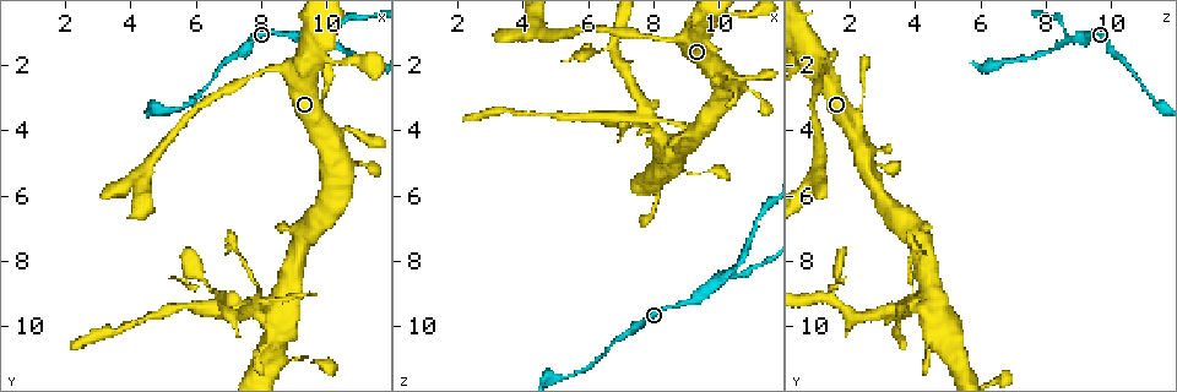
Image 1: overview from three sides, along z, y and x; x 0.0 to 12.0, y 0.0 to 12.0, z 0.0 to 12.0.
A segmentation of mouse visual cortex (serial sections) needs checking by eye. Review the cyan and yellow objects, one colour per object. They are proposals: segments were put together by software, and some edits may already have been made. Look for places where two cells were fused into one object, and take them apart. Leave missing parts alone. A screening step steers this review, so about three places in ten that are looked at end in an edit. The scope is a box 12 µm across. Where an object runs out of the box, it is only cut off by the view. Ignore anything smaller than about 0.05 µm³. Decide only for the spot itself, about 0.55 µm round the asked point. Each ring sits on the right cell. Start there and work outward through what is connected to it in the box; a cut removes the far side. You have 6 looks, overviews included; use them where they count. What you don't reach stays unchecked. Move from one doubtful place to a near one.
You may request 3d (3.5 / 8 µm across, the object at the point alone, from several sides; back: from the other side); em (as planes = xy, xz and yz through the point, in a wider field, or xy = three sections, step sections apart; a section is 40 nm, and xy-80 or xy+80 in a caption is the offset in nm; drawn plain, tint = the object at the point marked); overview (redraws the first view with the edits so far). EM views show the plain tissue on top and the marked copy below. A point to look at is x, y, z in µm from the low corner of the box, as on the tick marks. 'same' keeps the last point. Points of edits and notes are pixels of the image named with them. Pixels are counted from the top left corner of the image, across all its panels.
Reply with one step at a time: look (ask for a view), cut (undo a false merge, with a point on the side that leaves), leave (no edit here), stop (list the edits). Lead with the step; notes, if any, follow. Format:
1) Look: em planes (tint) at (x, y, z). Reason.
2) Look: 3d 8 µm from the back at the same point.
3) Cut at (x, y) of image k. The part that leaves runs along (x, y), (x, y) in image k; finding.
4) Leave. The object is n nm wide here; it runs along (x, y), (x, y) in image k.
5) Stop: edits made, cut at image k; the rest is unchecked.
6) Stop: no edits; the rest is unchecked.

Look: 3d 3.5 µm from the back at (9.9, 1.3, 8.7). Three arms meet.

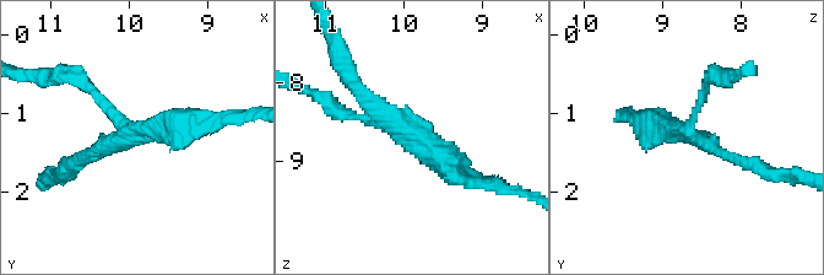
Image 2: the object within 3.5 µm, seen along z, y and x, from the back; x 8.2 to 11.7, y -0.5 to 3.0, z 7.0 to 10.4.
Look: em xy step 3 (tint) at (10.00, 1.30, 8.60). Shape alone is not enough.

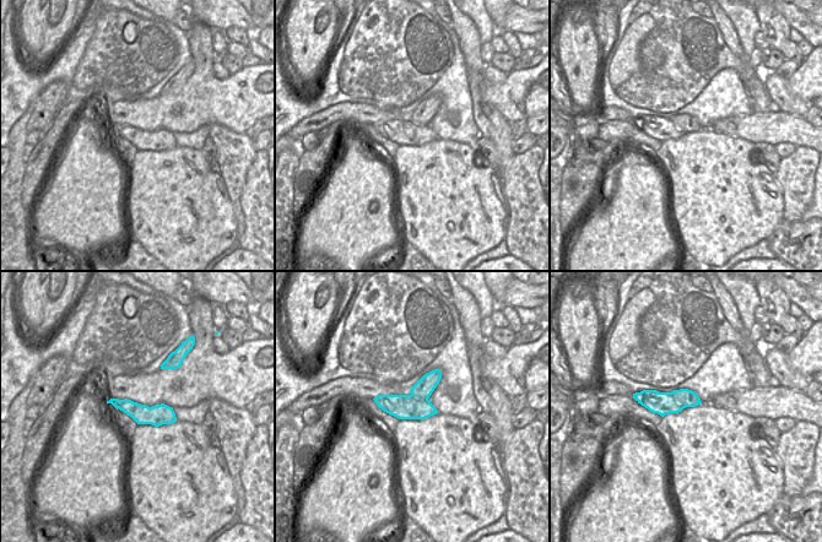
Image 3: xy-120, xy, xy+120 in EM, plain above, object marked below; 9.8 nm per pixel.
Cut at (377, 102) of image 2. 3 arms meet here; a border runs along (669, 393), (677, 404), (685, 407) in image 3; a second cell is stuck on.

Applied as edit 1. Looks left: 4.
Look: overview. See it whole again.

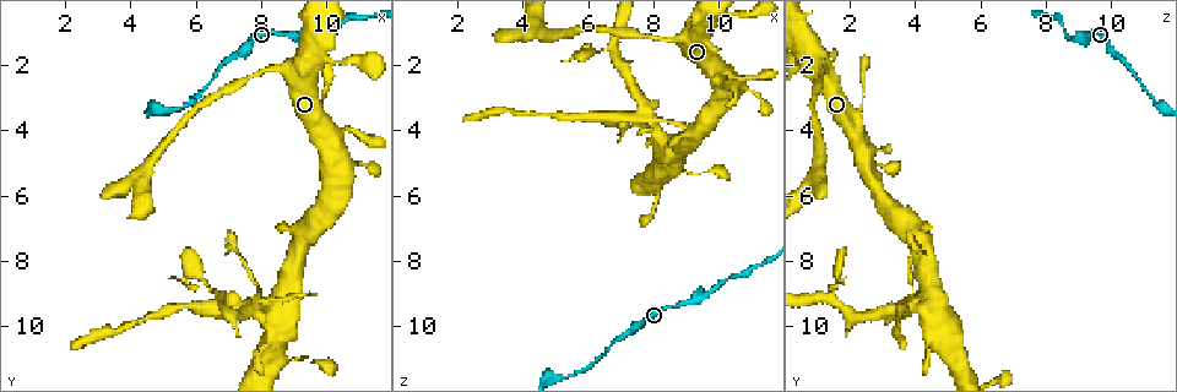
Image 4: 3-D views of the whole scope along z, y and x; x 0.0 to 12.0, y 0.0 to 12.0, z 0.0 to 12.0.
Look: 3d 3.5 µm at (8.9, 2.1, 1.2). Abrupt turn.

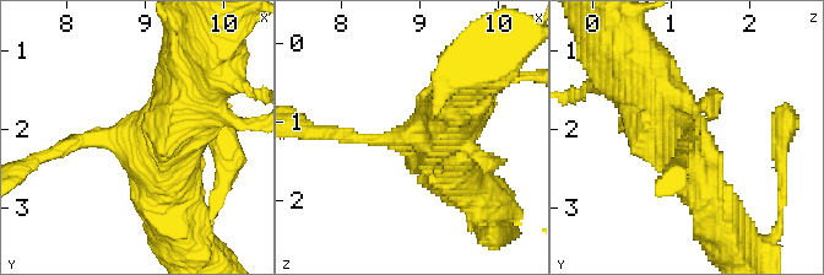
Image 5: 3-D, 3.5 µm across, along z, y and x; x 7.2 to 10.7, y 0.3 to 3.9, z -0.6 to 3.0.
Look: em xy step 2 (tint) at (8.85, 2.20, 1.20).

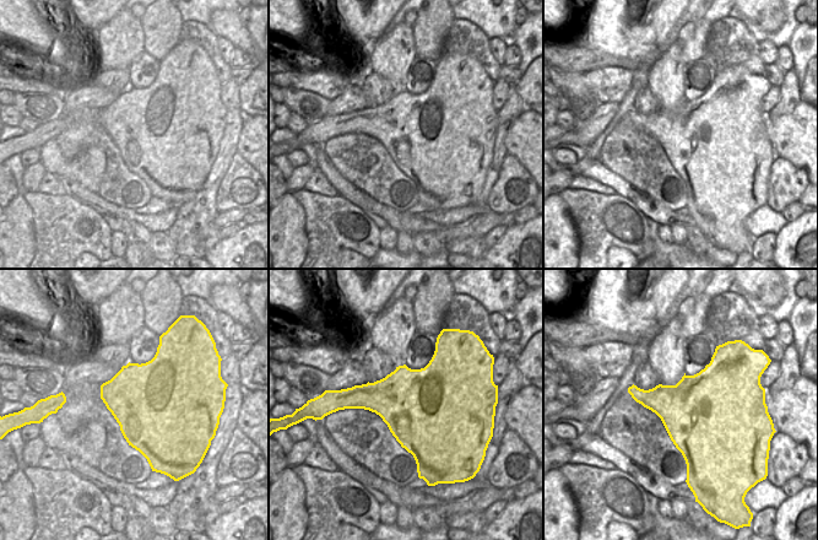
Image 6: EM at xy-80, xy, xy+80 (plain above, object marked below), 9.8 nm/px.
Leave. It runs along (716, 222), (648, 87) in image 5; one cell here.

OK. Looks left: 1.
Stop: edits made, cut at image 2; the rest is unchecked.

